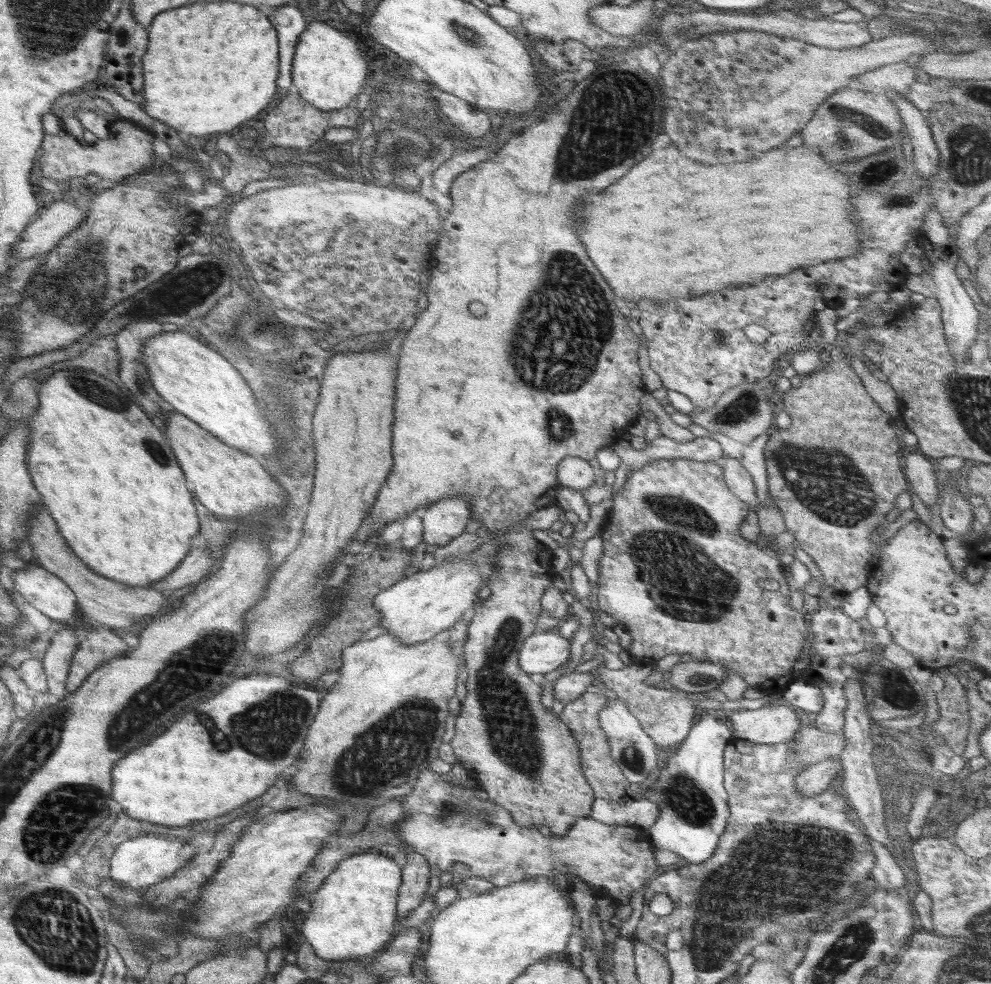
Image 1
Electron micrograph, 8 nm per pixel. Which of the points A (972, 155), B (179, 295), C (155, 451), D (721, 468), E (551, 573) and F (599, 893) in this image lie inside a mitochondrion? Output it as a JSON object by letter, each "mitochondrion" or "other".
{"A":"mitochondrion","B":"mitochondrion","C":"mitochondrion","D":"other","E":"other","F":"other"}

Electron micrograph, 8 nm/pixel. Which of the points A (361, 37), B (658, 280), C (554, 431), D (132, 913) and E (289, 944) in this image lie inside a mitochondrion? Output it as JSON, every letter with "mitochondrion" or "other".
{"A":"other","B":"other","C":"mitochondrion","D":"mitochondrion","E":"other"}

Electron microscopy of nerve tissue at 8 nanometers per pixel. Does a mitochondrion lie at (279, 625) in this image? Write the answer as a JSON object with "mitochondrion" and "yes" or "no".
{"mitochondrion":"no"}

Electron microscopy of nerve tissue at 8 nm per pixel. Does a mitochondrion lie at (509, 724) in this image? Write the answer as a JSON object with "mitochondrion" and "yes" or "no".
{"mitochondrion":"yes"}

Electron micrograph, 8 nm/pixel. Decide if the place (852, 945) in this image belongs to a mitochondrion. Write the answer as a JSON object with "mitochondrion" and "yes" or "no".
{"mitochondrion":"yes"}

